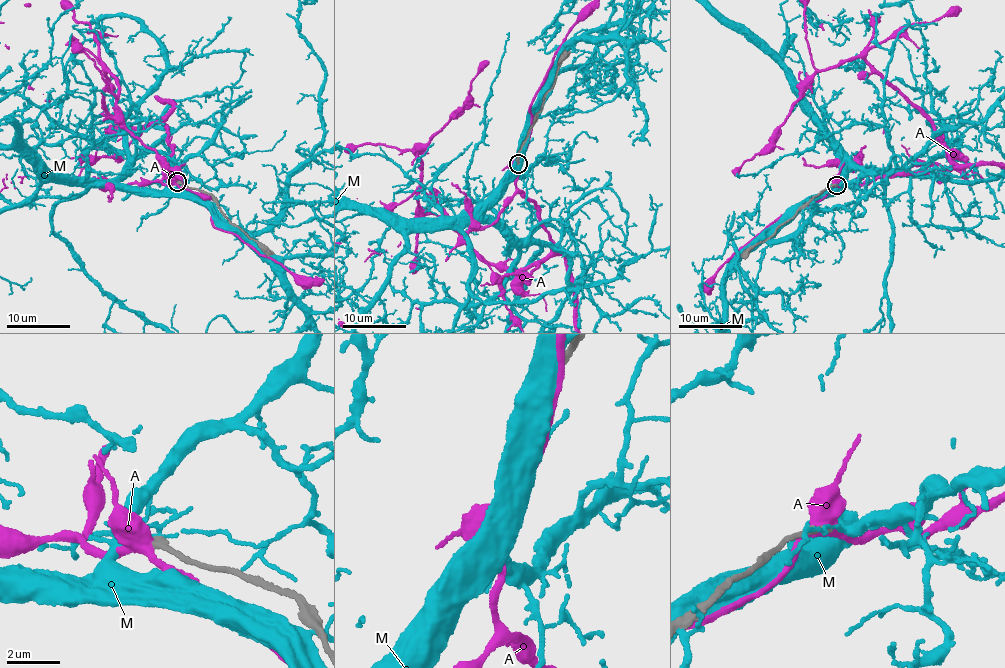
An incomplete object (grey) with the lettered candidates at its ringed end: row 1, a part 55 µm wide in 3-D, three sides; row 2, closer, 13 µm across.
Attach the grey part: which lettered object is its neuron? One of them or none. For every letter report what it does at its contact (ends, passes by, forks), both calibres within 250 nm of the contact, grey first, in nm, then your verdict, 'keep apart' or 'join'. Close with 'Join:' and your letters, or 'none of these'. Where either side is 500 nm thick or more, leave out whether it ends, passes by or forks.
A: it forks | 300/400 nm | keep apart
M: it passes by | 280/100 nm | keep apart
Join: none of these

